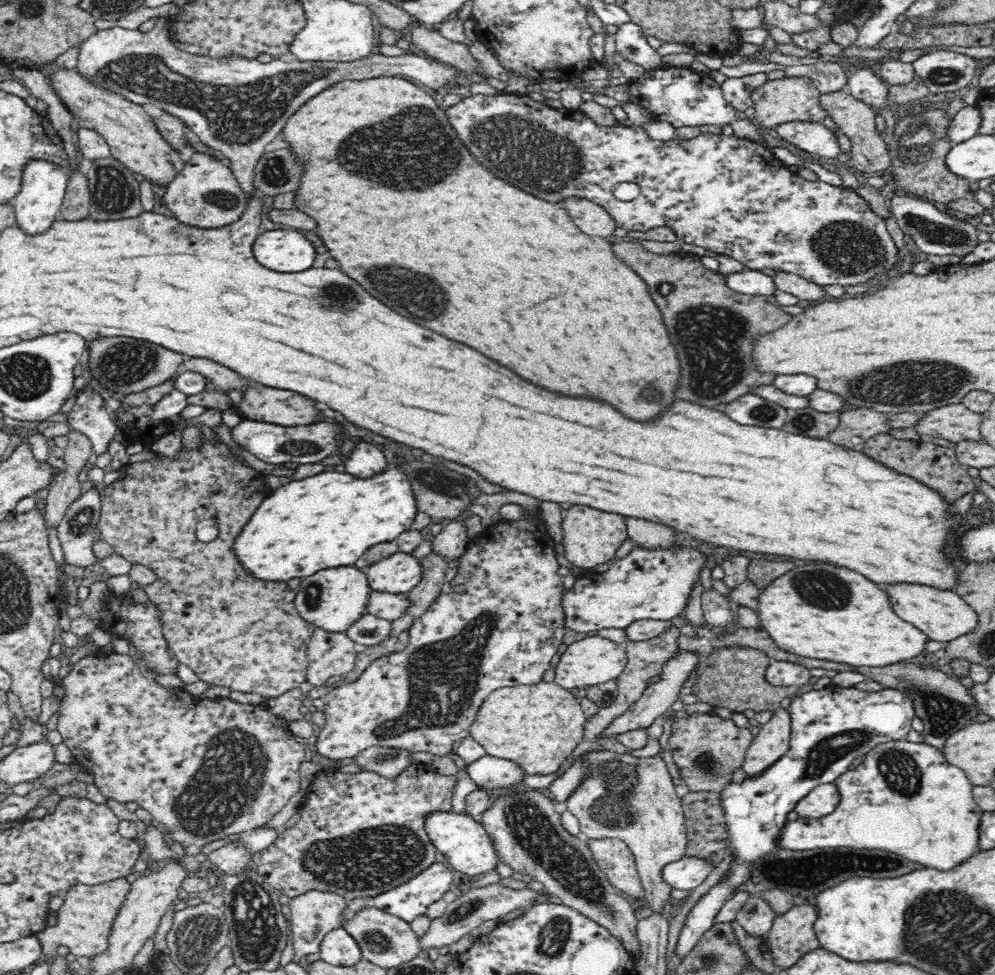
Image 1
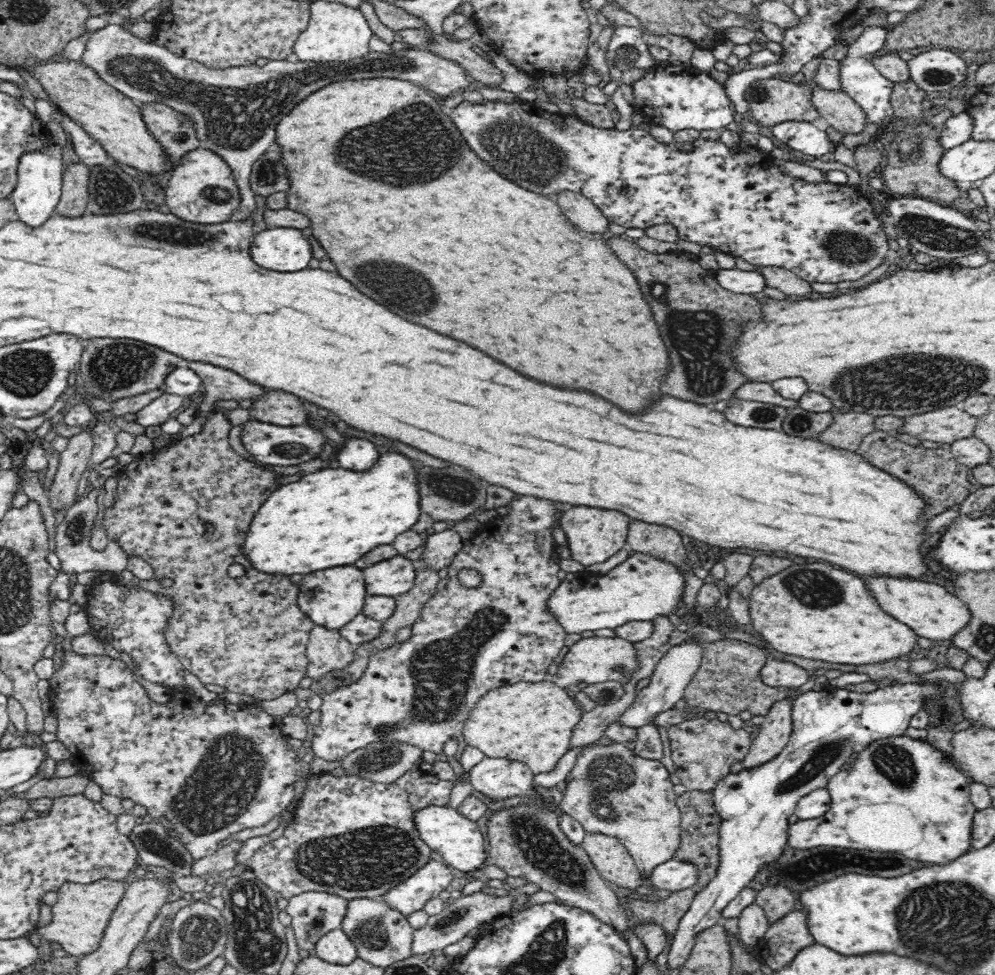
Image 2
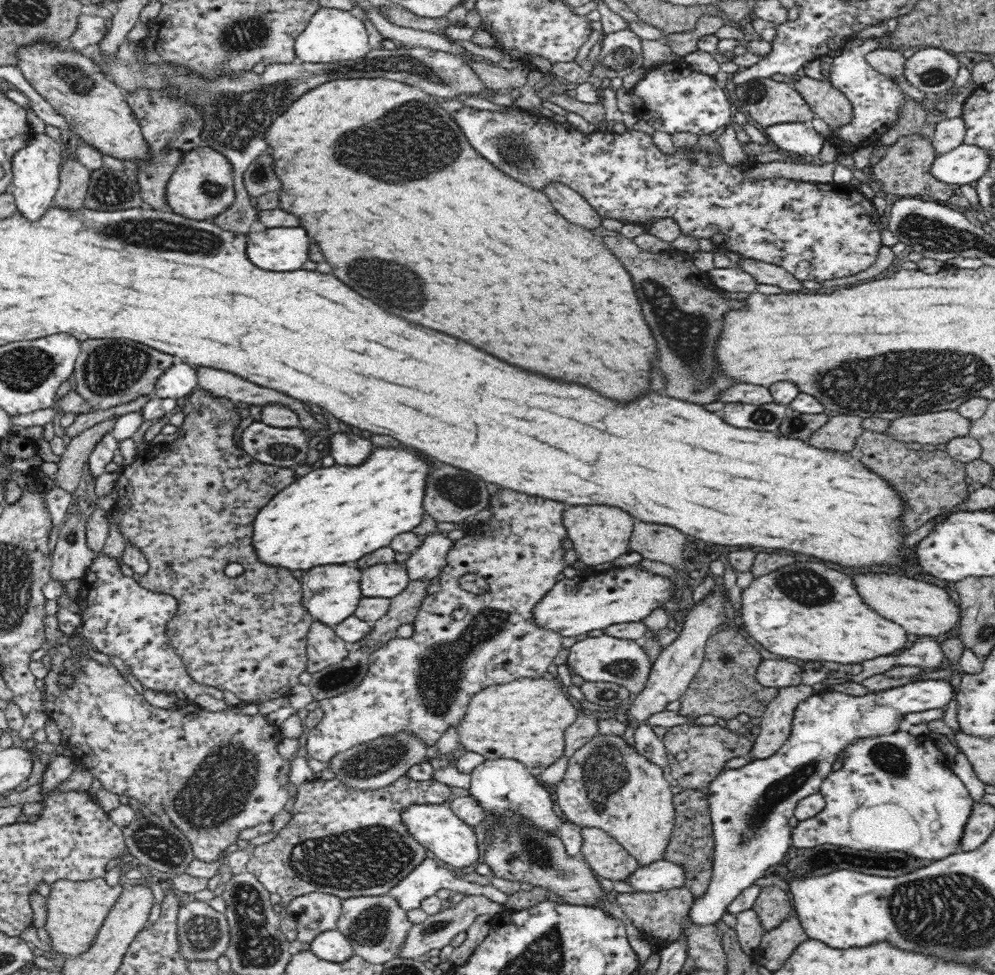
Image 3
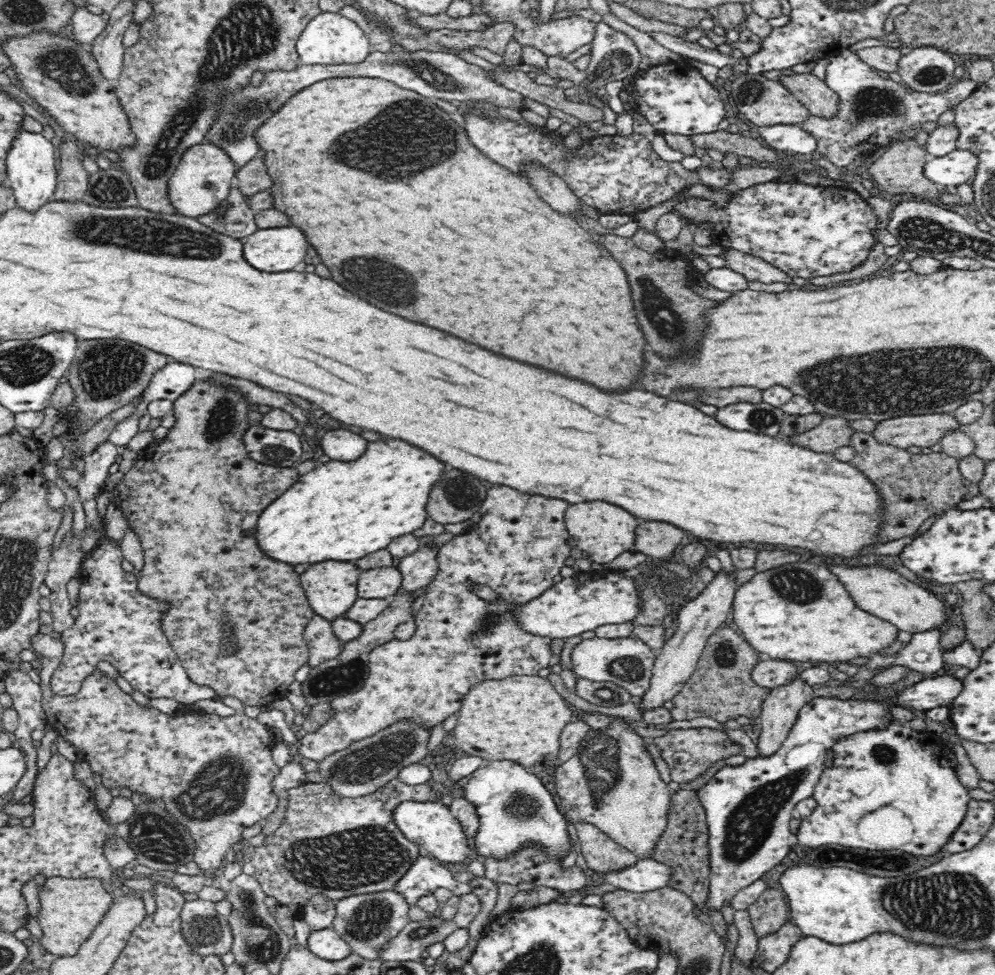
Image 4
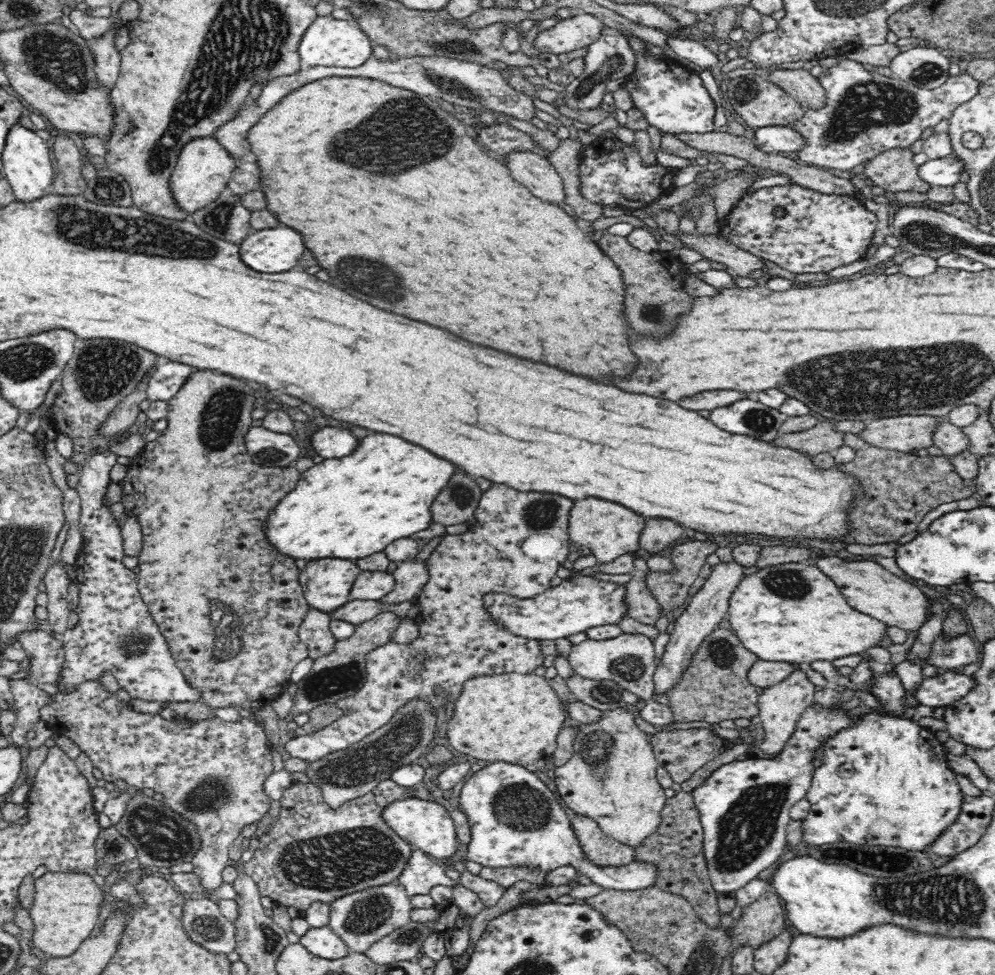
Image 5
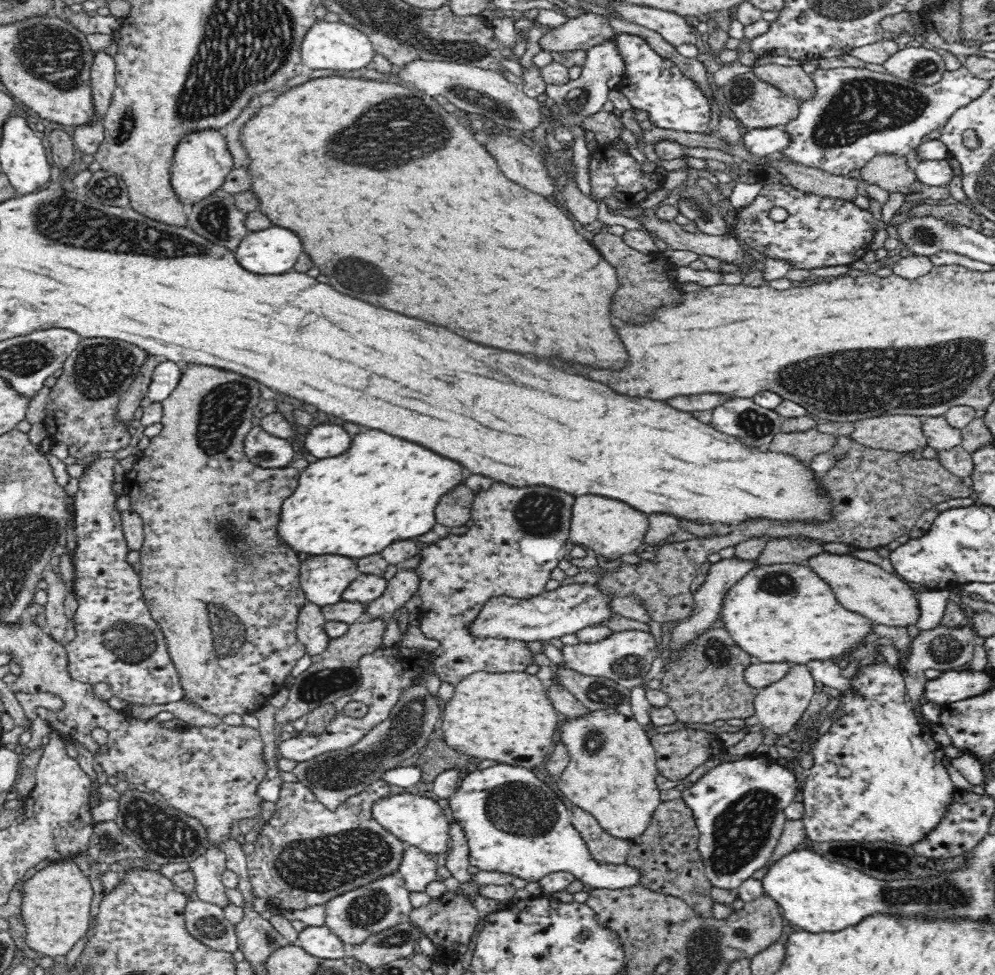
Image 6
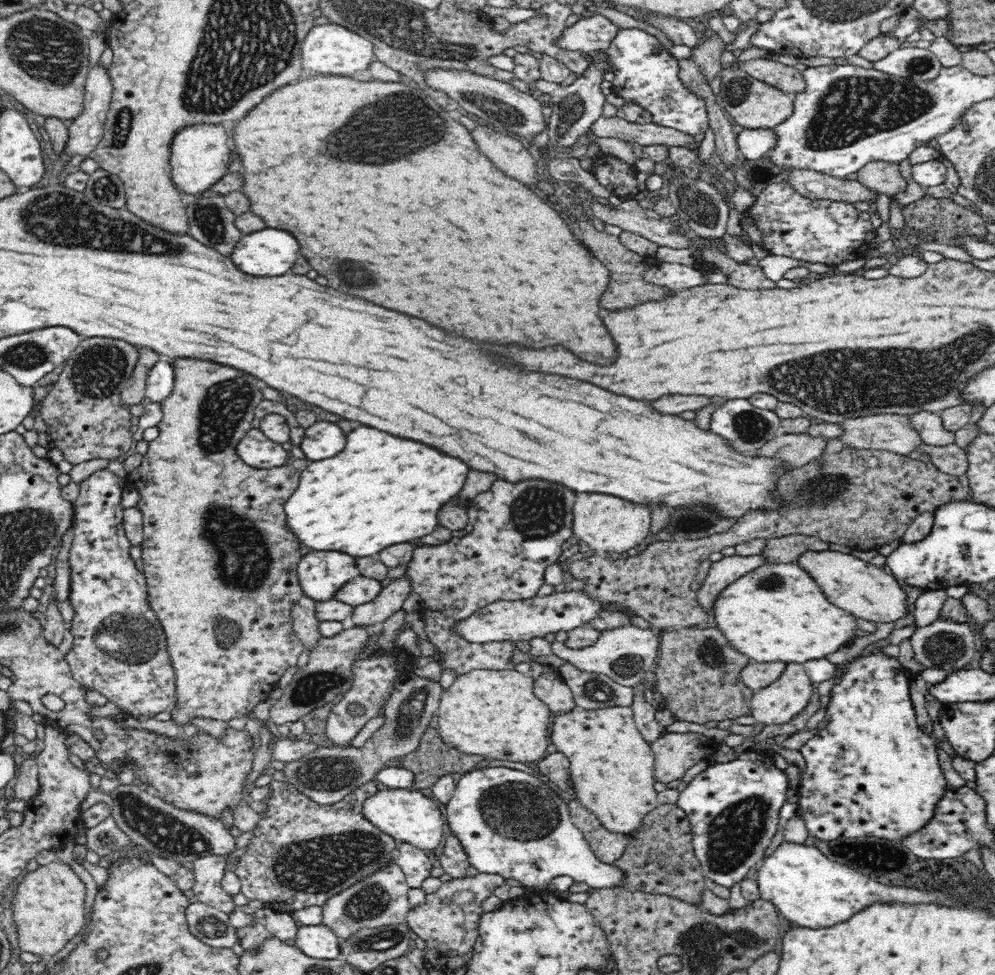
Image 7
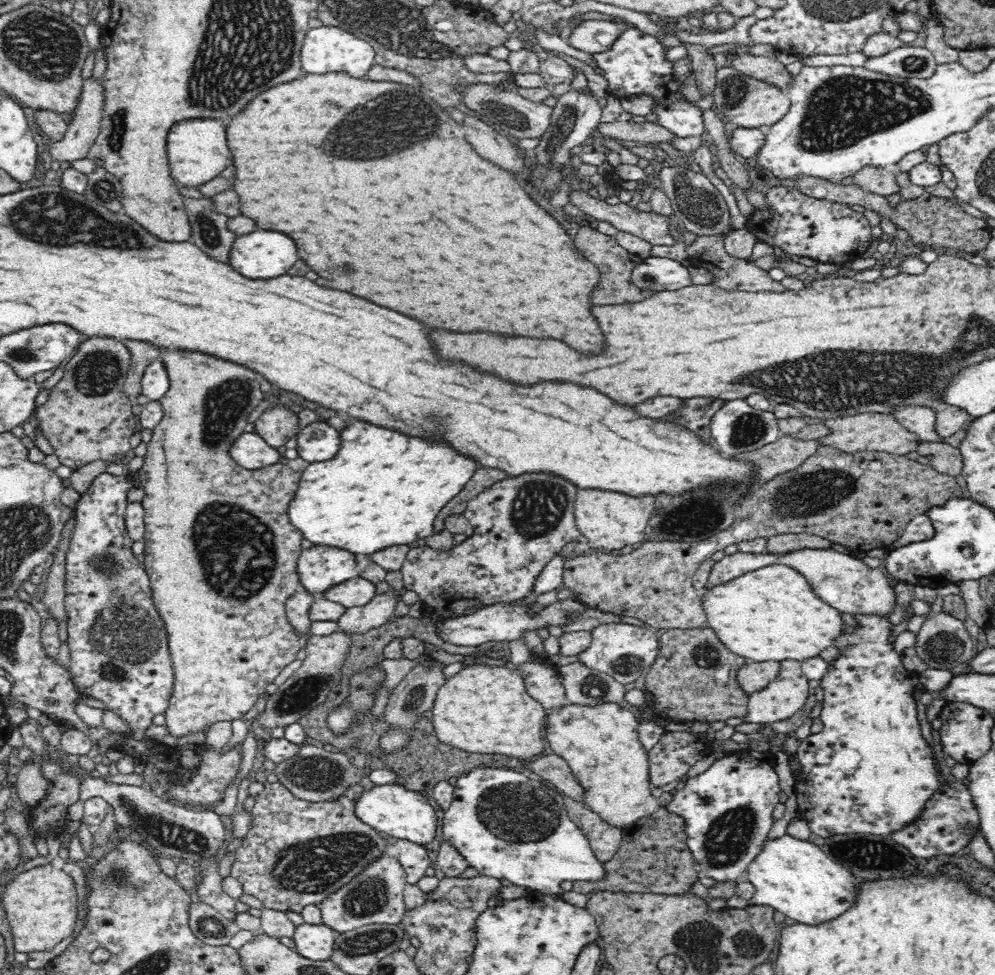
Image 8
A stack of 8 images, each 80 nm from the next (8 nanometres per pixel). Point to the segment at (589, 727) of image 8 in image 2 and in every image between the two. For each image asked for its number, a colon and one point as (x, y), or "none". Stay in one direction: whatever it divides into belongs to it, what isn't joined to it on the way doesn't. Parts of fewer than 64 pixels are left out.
2: (611, 790)
3: (607, 784)
4: (612, 782)
5: (611, 777)
6: (611, 773)
7: (611, 766)

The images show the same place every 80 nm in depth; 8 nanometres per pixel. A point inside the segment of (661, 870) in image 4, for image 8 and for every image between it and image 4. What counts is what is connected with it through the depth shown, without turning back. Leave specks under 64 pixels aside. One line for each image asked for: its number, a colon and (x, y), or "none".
5: (515, 821)
6: (514, 823)
7: (511, 824)
8: (506, 826)

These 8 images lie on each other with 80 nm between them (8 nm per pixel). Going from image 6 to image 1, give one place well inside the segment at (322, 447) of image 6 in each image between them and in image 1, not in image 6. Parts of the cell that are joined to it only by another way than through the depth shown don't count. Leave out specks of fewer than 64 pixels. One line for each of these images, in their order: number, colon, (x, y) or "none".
1: (366, 460)
2: (356, 454)
3: (349, 449)
4: (342, 445)
5: (330, 442)

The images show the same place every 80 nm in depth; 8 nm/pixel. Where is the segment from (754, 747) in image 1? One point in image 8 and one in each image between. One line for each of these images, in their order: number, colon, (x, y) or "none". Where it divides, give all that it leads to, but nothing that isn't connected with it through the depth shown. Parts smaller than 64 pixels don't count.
2: (774, 733)
3: (776, 722)
4: (780, 706)
5: (780, 706)
6: (779, 706)
7: (782, 699)
8: (785, 695)

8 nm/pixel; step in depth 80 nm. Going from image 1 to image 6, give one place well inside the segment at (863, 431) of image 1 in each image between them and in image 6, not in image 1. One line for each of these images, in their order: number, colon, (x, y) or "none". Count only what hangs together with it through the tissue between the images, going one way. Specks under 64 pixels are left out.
2: (847, 430)
3: (839, 433)
4: (830, 434)
5: (822, 438)
6: (804, 446)

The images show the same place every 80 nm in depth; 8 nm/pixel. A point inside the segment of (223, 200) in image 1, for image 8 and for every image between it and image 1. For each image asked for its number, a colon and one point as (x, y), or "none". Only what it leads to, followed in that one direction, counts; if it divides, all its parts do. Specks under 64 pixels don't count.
2: (202, 189)
3: (202, 186)
4: (205, 175)
5: (204, 166)
6: (201, 162)
7: (198, 160)
8: (197, 151)

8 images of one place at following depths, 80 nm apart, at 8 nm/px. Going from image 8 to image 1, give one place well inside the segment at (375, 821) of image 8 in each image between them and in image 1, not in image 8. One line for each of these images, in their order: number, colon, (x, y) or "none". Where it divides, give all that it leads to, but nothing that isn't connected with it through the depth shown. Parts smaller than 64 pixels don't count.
1: (466, 846)
2: (458, 841)
3: (435, 827)
4: (431, 826)
5: (424, 824)
6: (416, 820)
7: (410, 817)

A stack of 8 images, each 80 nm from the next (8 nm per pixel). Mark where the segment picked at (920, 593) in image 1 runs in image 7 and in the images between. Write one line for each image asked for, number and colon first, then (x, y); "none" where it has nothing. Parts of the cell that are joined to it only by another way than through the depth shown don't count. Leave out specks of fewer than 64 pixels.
2: (932, 612)
3: (924, 609)
4: (877, 589)
5: (869, 588)
6: (862, 587)
7: (854, 585)

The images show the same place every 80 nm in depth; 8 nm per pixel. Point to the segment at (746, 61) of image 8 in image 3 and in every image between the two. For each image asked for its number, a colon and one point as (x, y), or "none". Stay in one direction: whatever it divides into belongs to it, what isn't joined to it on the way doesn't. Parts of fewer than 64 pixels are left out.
3: (827, 103)
4: (811, 91)
5: (806, 89)
6: (792, 80)
7: (787, 79)

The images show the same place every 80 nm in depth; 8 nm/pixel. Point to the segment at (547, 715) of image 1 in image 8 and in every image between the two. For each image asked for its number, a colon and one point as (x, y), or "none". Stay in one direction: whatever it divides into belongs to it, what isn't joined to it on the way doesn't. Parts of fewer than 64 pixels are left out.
2: (531, 722)
3: (525, 720)
4: (520, 718)
5: (516, 718)
6: (506, 717)
7: (495, 713)
8: (482, 708)

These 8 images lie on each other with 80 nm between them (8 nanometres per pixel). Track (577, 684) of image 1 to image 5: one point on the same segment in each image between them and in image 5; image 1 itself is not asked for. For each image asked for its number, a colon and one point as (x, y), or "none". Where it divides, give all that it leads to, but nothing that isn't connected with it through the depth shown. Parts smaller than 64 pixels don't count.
2: (593, 659)
3: (604, 659)
4: (628, 662)
5: (628, 660)

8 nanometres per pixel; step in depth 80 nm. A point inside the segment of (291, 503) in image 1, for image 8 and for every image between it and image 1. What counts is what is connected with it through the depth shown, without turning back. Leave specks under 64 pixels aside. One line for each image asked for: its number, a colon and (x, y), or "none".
2: (330, 518)
3: (337, 515)
4: (344, 511)
5: (351, 507)
6: (381, 490)
7: (379, 491)
8: (383, 488)

